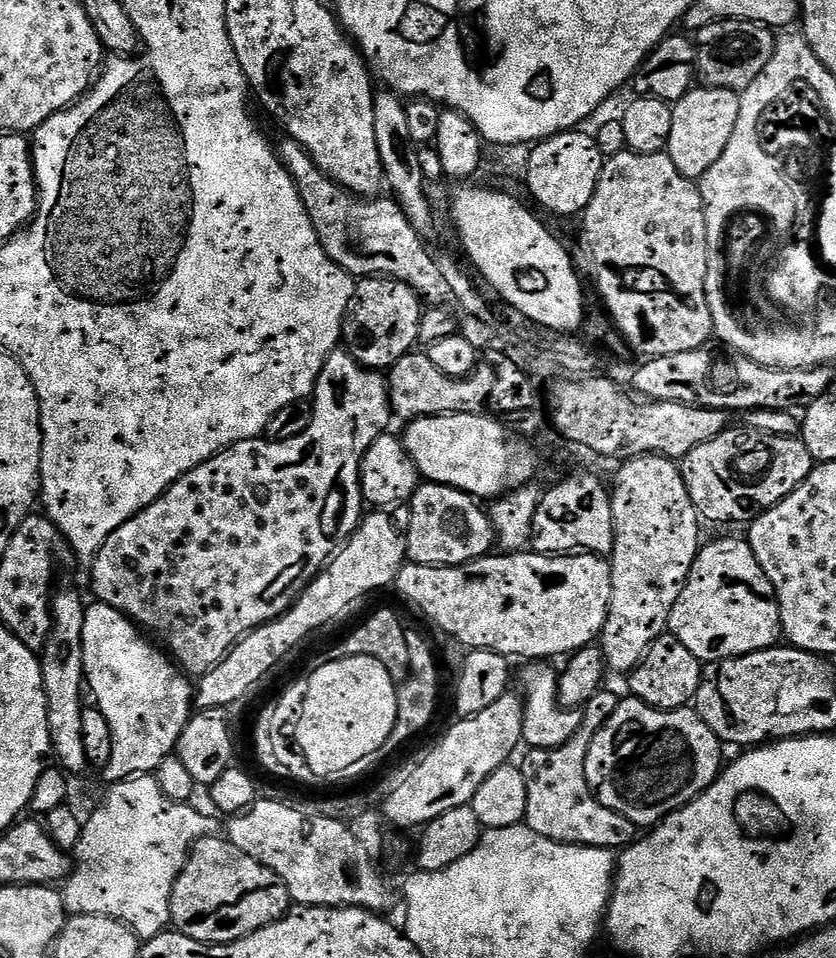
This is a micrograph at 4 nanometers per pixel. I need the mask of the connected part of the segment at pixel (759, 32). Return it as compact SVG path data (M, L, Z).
M719 20L695 33L696 71L707 87L734 90L743 93L745 88L761 76L775 52L777 33L754 22Z

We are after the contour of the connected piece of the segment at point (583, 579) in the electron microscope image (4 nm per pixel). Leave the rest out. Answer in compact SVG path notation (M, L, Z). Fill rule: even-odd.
M531 550L496 555L489 554L453 568L405 563L396 576L395 591L400 591L410 603L417 604L446 635L465 644L468 650L544 660L547 656L571 657L572 653L595 645L601 639L612 597L612 565L605 557L595 554L546 556Z

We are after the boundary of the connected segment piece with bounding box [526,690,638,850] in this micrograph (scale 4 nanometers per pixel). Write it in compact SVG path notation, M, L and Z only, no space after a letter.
M601 690L586 705L584 712L584 722L578 734L566 742L566 746L558 746L550 750L535 749L531 753L527 764L526 775L528 777L528 814L526 817L527 827L533 828L542 838L553 840L559 844L581 844L584 848L610 848L613 850L623 850L633 843L638 836L637 825L631 824L625 816L610 810L596 796L595 791L588 784L586 776L586 756L598 730L612 715L619 706L621 697L615 696L609 690Z

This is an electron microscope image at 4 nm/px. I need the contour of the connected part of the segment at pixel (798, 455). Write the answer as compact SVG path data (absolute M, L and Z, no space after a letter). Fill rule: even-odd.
M729 426L718 438L710 438L702 446L698 446L682 461L682 471L686 490L694 502L696 511L705 521L713 520L716 524L732 524L737 520L741 526L747 525L766 510L778 506L808 477L814 467L810 450L803 439L796 436L779 436L769 432L760 432L756 428Z

